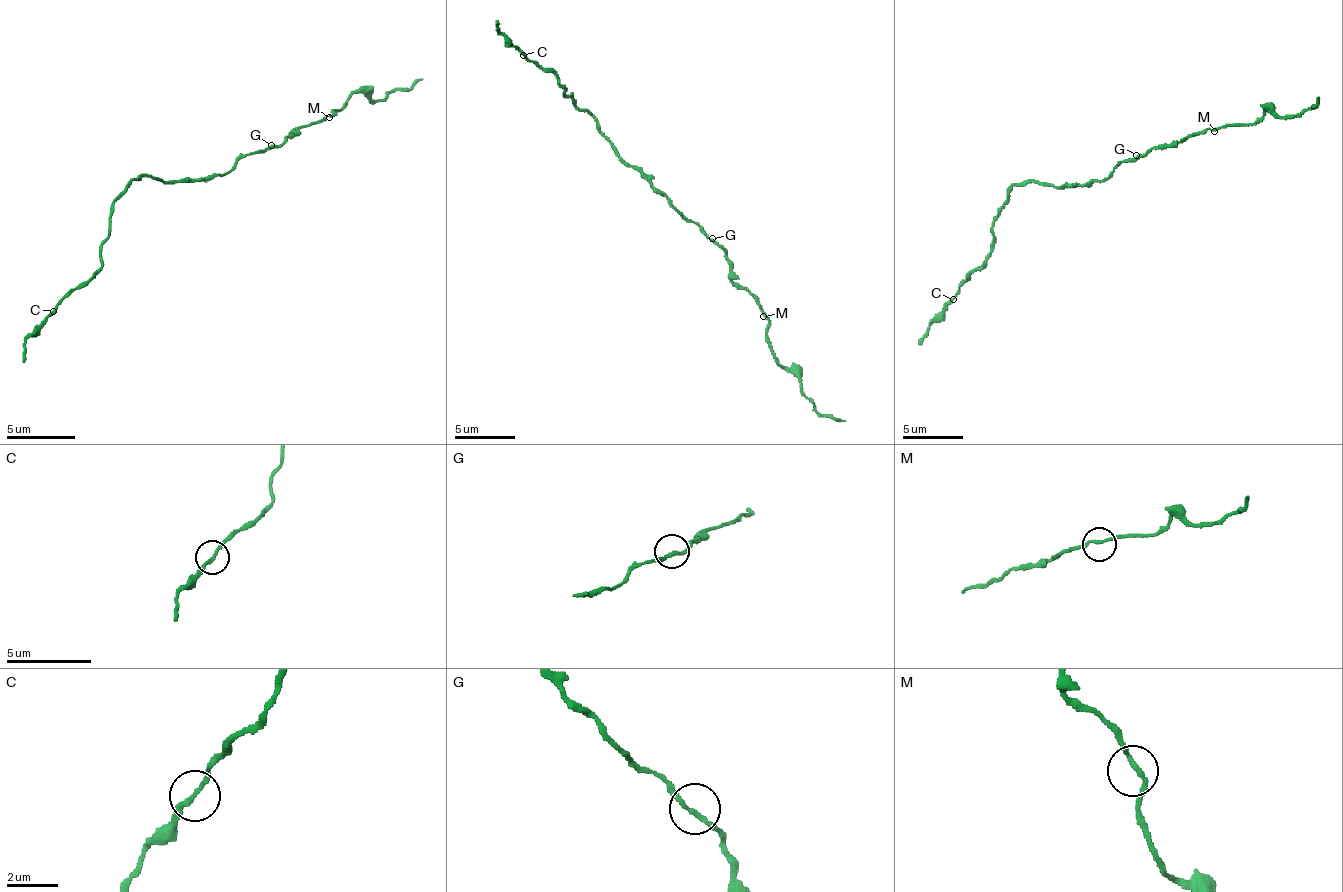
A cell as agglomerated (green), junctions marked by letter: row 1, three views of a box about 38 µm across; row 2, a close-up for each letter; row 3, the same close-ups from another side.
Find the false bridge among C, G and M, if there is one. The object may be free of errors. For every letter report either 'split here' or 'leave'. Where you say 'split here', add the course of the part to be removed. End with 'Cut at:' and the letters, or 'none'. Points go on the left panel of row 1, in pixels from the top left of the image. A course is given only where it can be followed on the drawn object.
C: leave
G: leave
M: leave
Cut at: none

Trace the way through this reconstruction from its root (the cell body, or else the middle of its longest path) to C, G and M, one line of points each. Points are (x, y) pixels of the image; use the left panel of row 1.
C: (216, 176), (171, 183), (150, 176), (133, 179), (113, 203), (109, 238), (102, 245), (102, 265), (54, 310)
G: (216, 176), (223, 176), (243, 155), (260, 152), (271, 145)
M: (216, 176), (223, 176), (243, 155), (274, 148), (298, 128), (315, 124), (326, 114), (329, 117)

